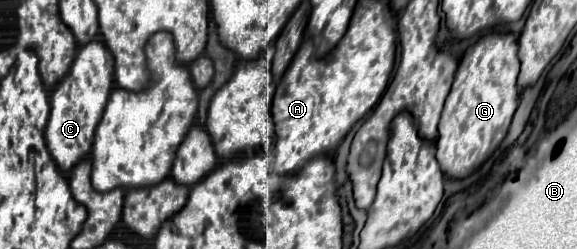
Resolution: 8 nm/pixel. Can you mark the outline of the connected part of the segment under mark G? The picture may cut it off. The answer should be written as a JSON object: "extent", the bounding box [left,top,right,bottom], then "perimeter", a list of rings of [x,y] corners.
{"extent":[436,32,520,178],"perimeter":[[[492,32],[464,52],[438,124],[436,158],[446,176],[466,178],[472,174],[506,136],[520,94],[516,84],[520,70],[516,42],[512,32]]]}

